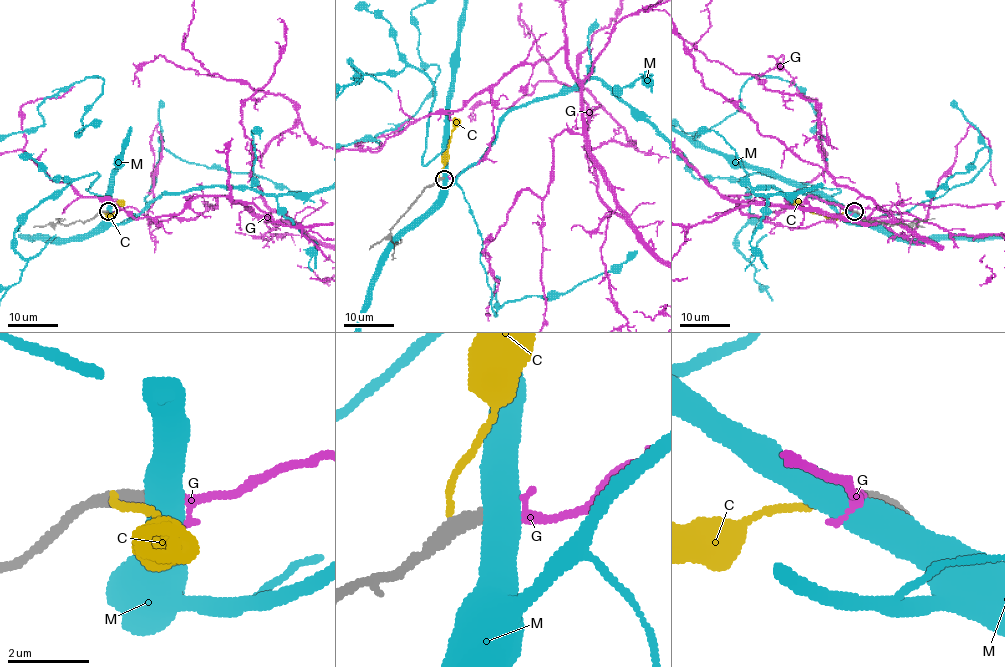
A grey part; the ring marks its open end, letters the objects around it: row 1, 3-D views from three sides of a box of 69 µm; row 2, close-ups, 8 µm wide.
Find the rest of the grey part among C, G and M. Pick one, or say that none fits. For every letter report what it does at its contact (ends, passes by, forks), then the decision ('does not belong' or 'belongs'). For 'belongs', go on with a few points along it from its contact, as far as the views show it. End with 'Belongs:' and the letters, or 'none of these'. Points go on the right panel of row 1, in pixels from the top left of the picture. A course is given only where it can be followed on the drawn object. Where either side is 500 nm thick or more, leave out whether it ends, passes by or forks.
C: it ends | does not belong
G: it passes by | belongs
M: does not belong
Belongs: G

